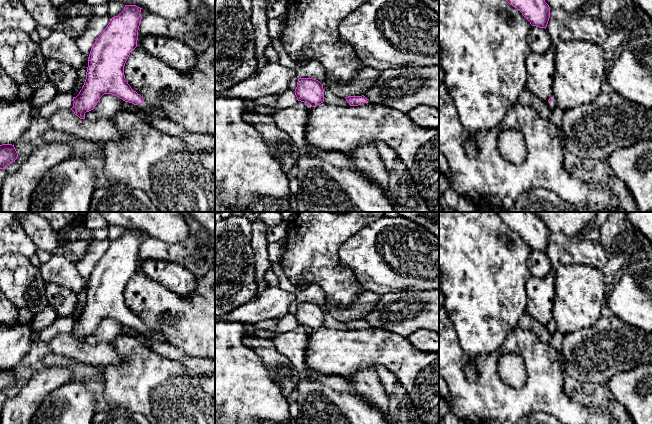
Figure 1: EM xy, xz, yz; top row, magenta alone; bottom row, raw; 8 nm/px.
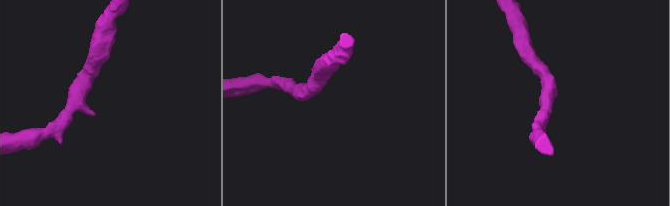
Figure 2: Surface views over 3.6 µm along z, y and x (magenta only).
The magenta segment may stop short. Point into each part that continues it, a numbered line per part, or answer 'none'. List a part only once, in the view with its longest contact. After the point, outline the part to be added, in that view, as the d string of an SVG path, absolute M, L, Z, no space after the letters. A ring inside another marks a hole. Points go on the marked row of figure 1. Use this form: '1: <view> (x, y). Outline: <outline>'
1: xy (154, 110). Outline: M145 99L141 104L138 104L136 106L139 109L150 113L151 115L153 115L153 116L155 116L155 117L157 117L159 119L168 118L167 115L165 114L165 112L161 108L159 108L156 105L153 105L153 104L147 102Z

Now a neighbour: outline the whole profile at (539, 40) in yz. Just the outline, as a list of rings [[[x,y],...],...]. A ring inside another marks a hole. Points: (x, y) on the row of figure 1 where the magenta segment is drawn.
[[[532,26],[528,36],[531,51],[537,54],[543,54],[552,48],[551,37],[545,28]]]

